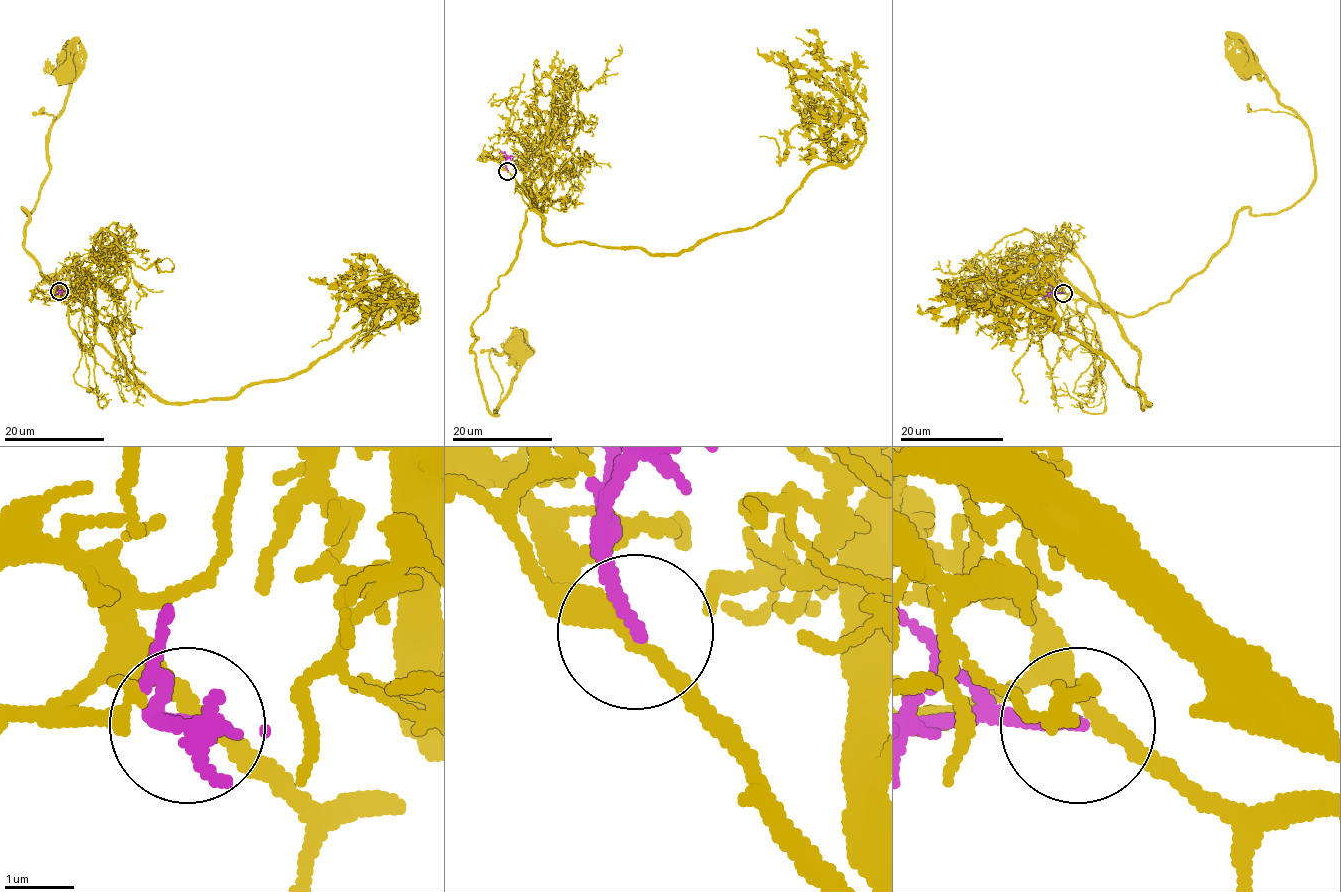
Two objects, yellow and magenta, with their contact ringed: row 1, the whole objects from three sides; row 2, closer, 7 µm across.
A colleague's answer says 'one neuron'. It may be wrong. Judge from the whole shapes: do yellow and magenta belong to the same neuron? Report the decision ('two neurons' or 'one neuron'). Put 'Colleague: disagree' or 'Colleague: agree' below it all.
one neuron
Colleague: agree

